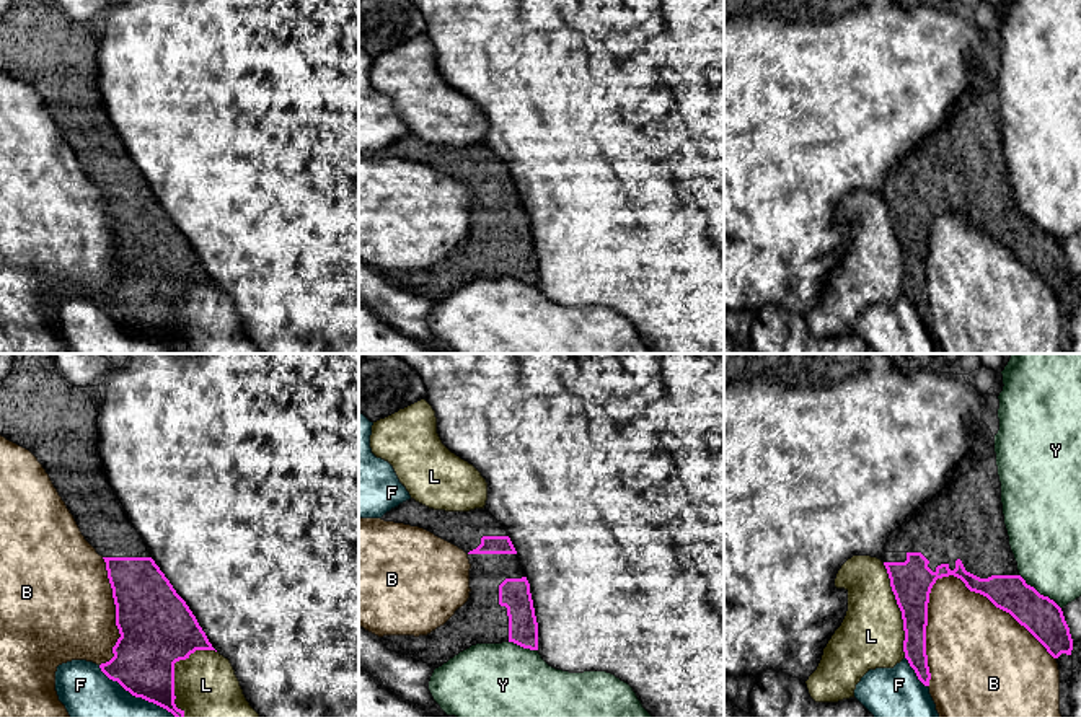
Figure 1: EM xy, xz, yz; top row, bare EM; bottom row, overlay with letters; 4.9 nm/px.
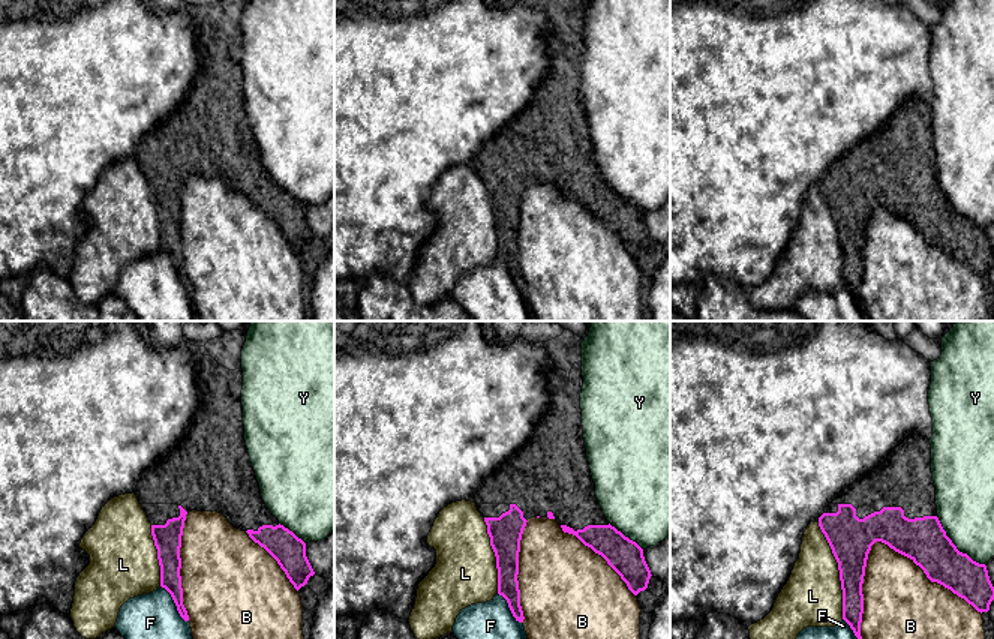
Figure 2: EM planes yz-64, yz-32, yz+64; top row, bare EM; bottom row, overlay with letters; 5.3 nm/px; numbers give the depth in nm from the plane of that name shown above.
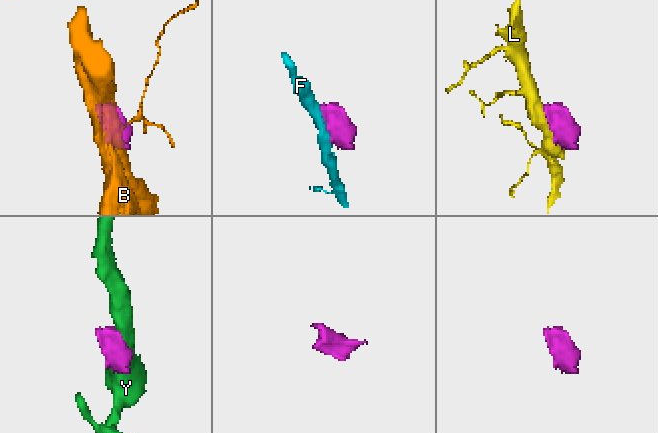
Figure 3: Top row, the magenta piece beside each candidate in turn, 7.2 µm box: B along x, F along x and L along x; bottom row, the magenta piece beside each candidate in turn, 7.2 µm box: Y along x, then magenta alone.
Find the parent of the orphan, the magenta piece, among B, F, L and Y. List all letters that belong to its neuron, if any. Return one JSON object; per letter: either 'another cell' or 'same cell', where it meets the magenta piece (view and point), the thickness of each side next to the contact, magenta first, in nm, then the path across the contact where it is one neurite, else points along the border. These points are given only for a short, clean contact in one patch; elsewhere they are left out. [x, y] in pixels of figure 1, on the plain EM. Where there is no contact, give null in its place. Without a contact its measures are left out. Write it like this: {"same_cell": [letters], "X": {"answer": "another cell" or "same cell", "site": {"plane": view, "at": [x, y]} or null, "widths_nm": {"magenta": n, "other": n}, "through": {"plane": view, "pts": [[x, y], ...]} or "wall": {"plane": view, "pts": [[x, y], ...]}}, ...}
{"same_cell": [], "B": {"answer": "another cell", "site": {"plane": "yz", "at": [993, 238]}, "widths_nm": {"magenta": 190, "other": 480}}, "F": {"answer": "another cell", "site": {"plane": "yz", "at": [915, 307]}, "widths_nm": {"magenta": 120, "other": 320}}, "L": {"answer": "another cell", "site": {"plane": "xy", "at": [173, 307]}, "widths_nm": {"magenta": 380, "other": 320}}, "Y": {"answer": "another cell", "site": {"plane": "yz", "at": [1037, 227]}, "widths_nm": {"magenta": 190, "other": 340}}}

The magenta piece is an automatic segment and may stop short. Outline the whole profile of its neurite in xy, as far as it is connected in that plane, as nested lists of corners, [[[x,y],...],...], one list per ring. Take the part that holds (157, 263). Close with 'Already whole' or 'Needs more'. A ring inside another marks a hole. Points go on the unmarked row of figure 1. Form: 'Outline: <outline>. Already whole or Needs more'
Outline: [[[16,0],[0,16],[0,70],[29,85],[49,109],[54,122],[73,150],[85,174],[104,194],[108,213],[116,240],[116,261],[121,272],[113,282],[114,292],[101,298],[101,306],[117,316],[135,332],[153,337],[176,354],[184,354],[184,345],[174,339],[174,298],[189,293],[196,285],[215,285],[186,236],[176,228],[170,215],[152,194],[150,184],[130,158],[122,139],[109,121],[98,86],[99,21],[73,21],[54,0]]]. Needs more

